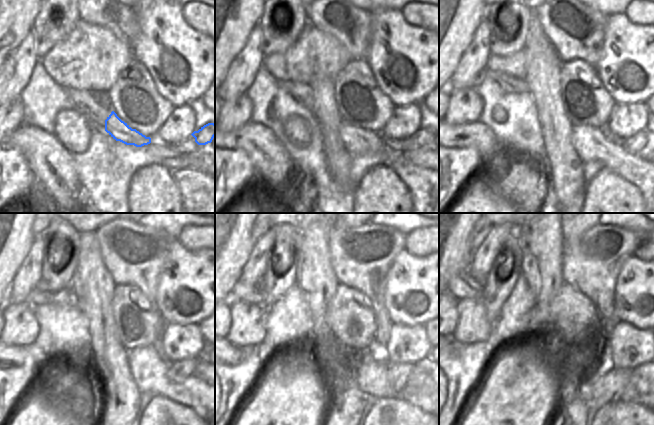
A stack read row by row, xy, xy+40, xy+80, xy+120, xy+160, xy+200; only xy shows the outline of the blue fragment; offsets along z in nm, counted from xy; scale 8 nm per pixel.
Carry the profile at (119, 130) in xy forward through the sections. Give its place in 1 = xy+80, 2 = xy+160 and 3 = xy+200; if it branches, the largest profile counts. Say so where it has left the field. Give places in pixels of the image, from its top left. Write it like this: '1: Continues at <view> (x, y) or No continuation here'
1: Continues at xy+80 (590, 143)
2: Continues at xy+160 (374, 378)
3: Continues at xy+200 (596, 390).

